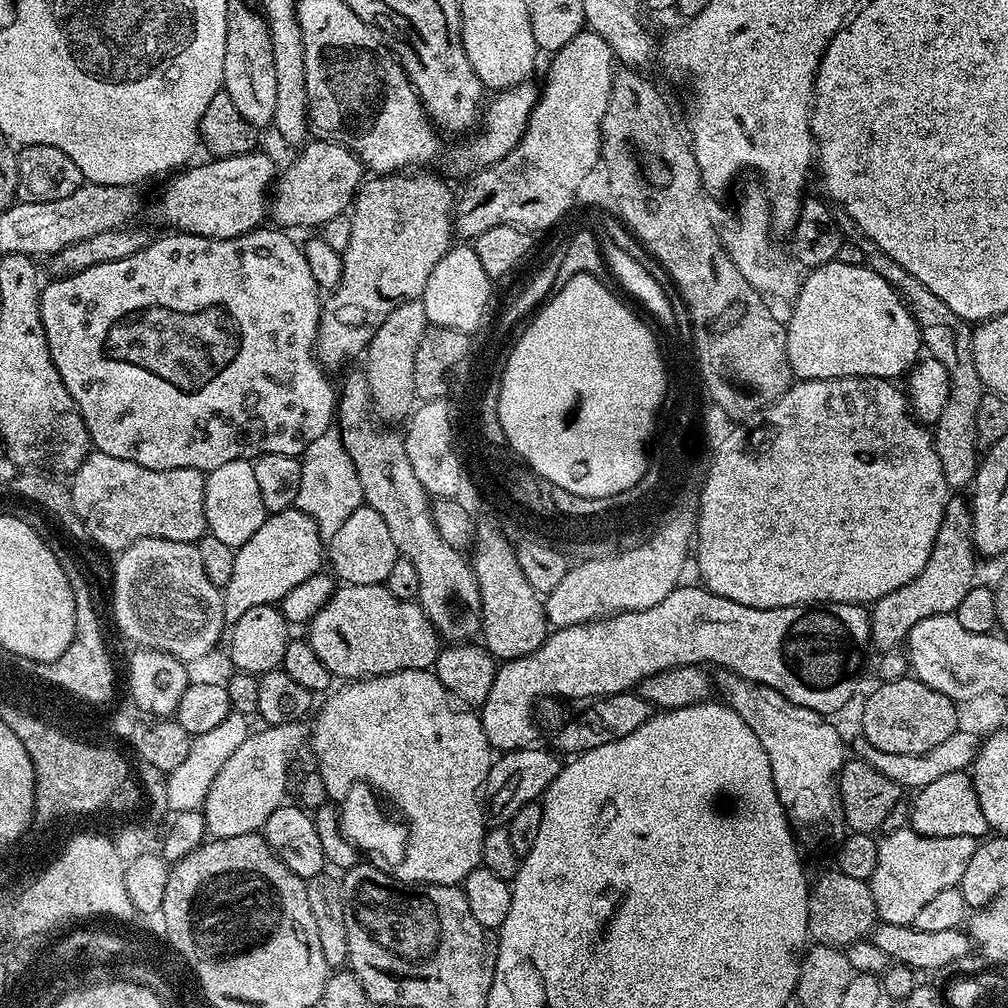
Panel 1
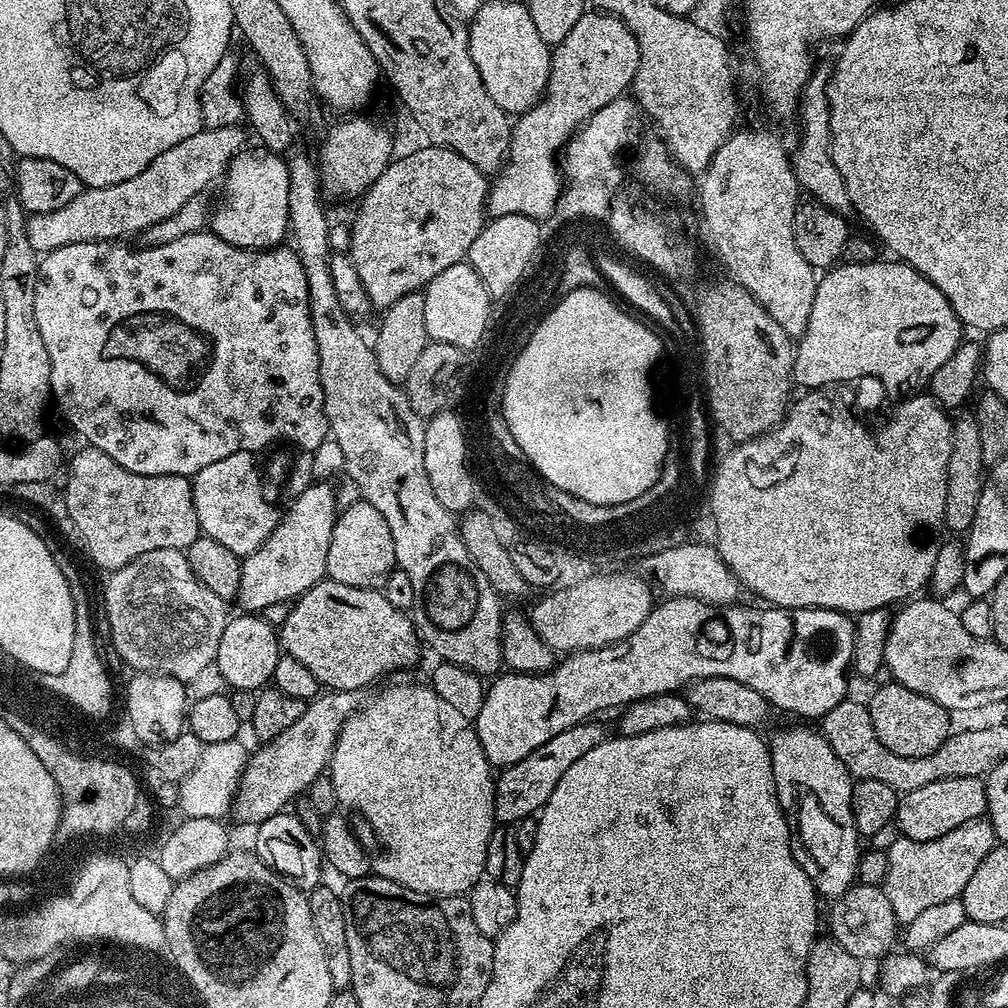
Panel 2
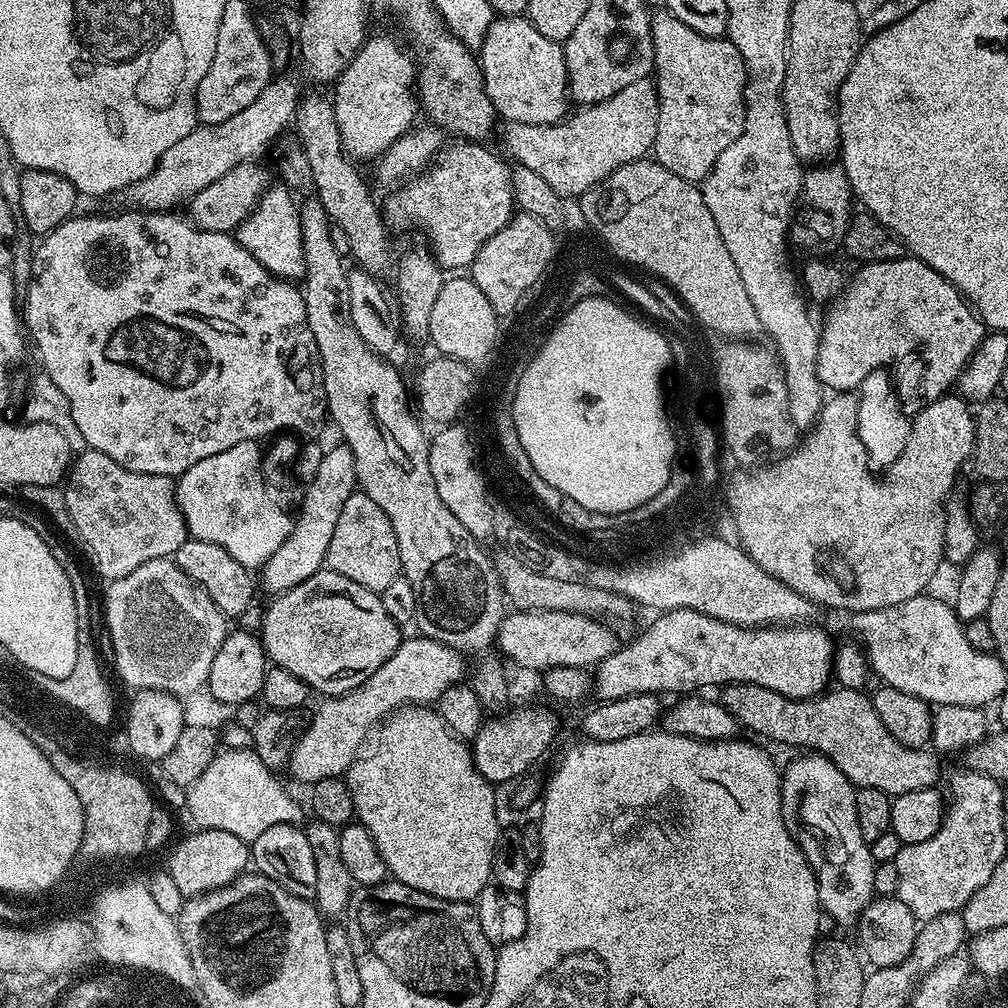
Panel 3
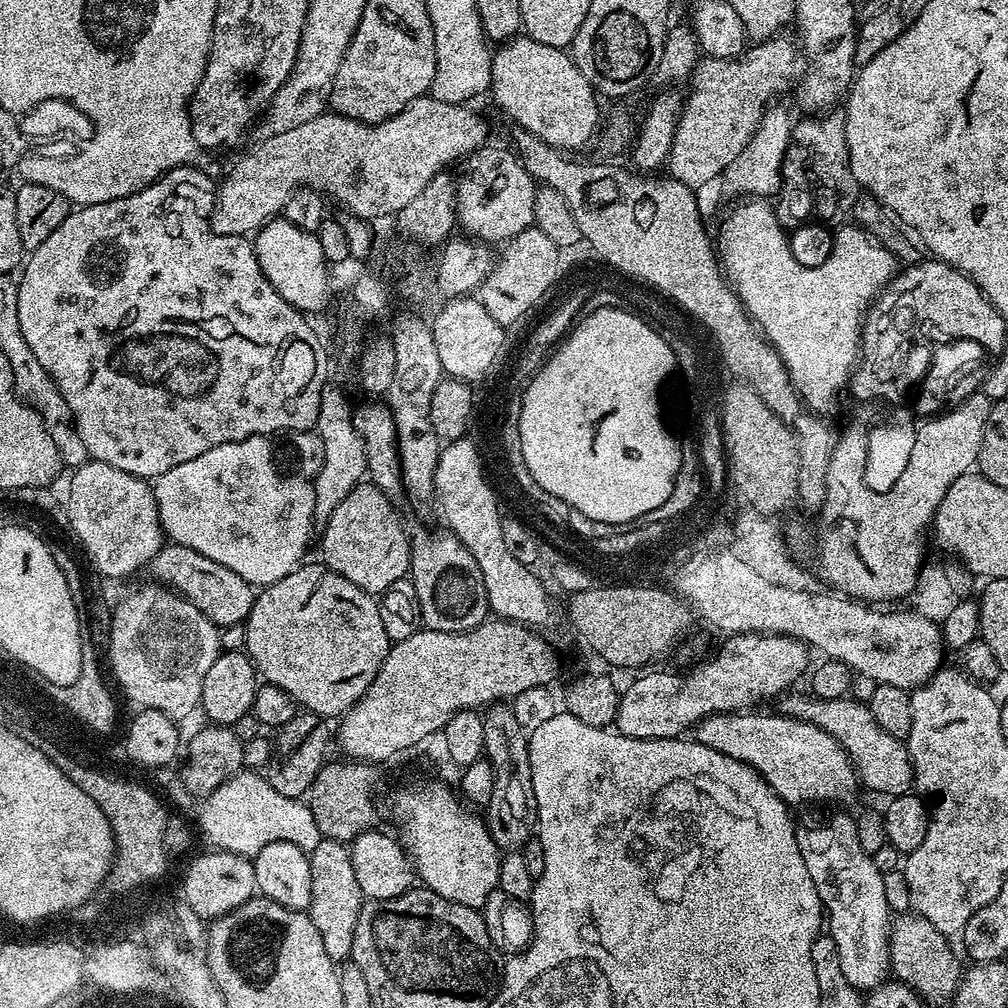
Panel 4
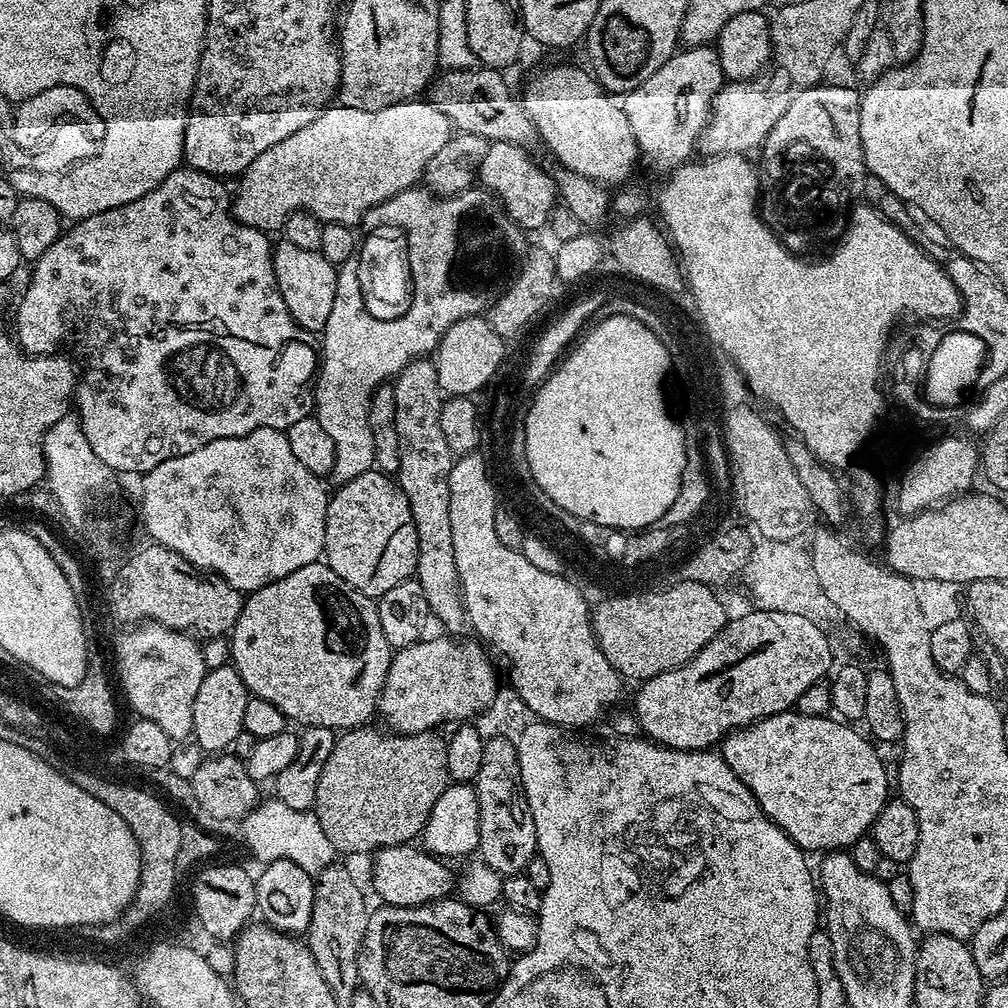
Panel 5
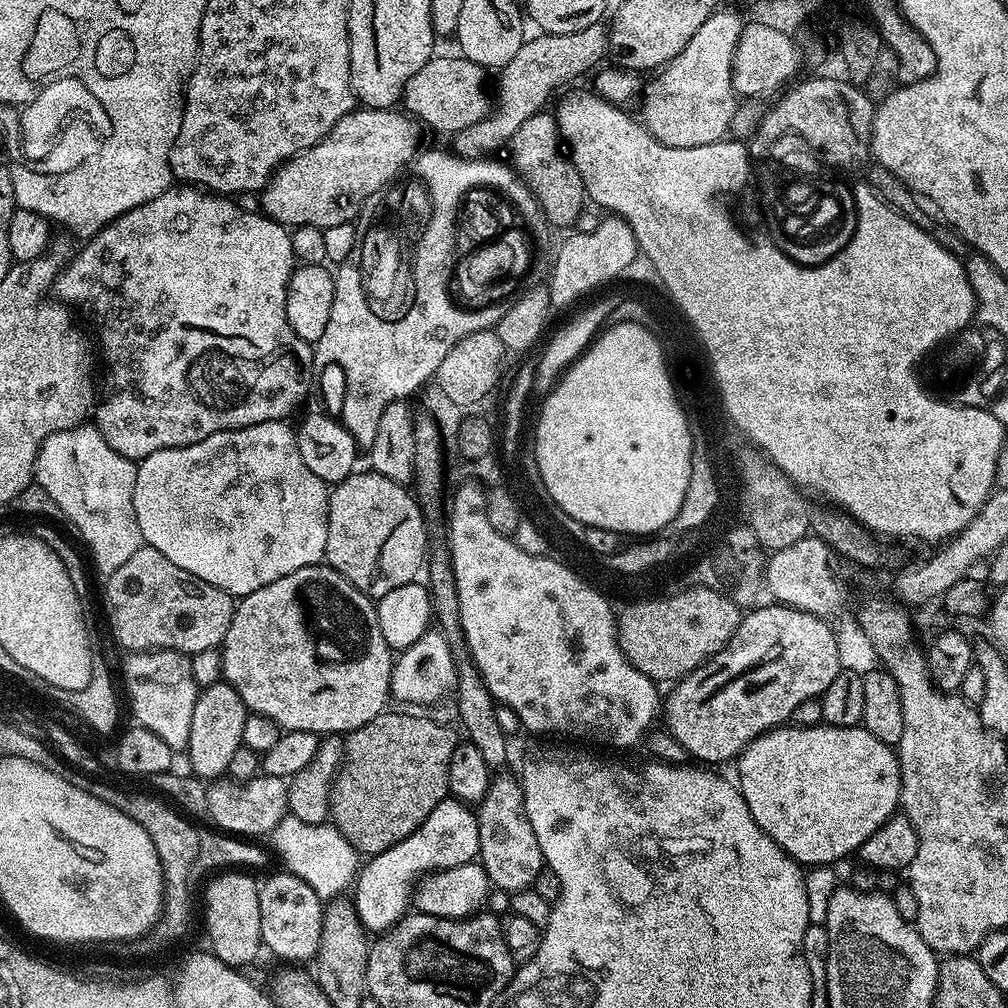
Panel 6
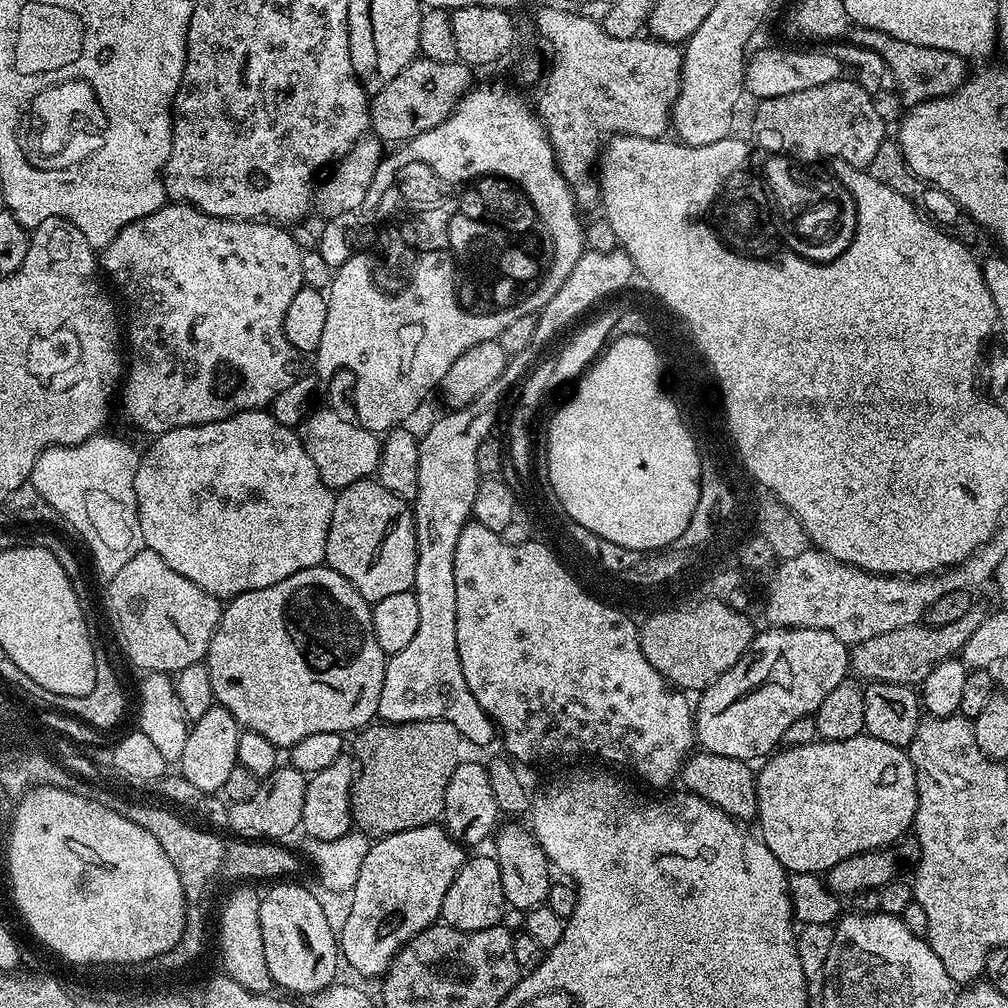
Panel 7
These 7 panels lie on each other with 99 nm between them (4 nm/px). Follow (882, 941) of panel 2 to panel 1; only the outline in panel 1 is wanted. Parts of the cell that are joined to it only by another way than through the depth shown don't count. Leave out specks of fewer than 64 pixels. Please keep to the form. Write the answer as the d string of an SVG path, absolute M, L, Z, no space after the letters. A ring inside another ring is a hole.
M838 870L814 880L808 894L809 937L818 944L846 948L865 939L875 927L878 917L871 885L862 879L842 874Z

